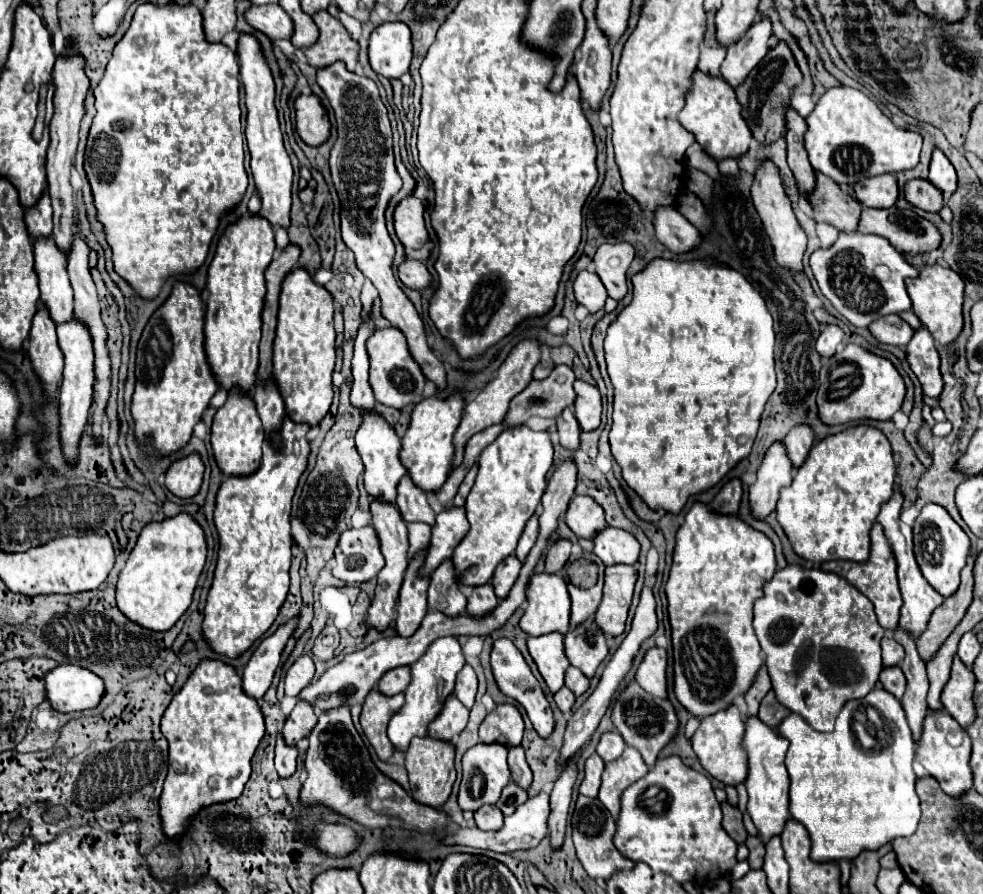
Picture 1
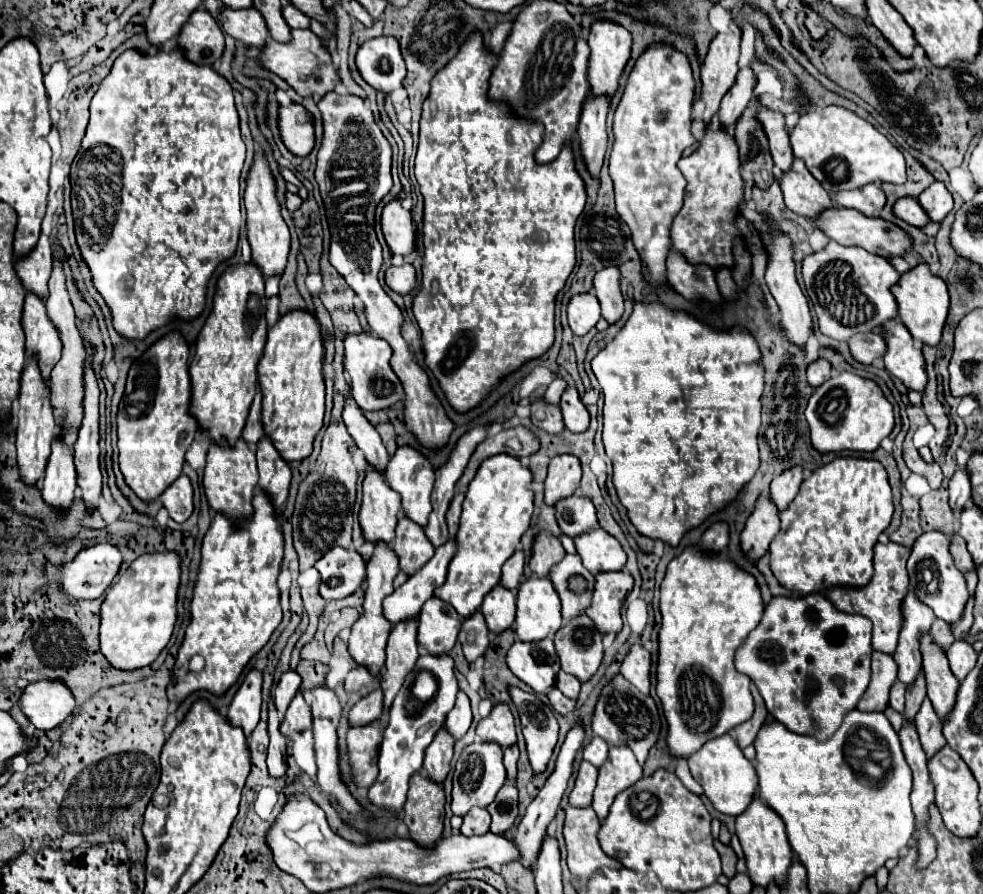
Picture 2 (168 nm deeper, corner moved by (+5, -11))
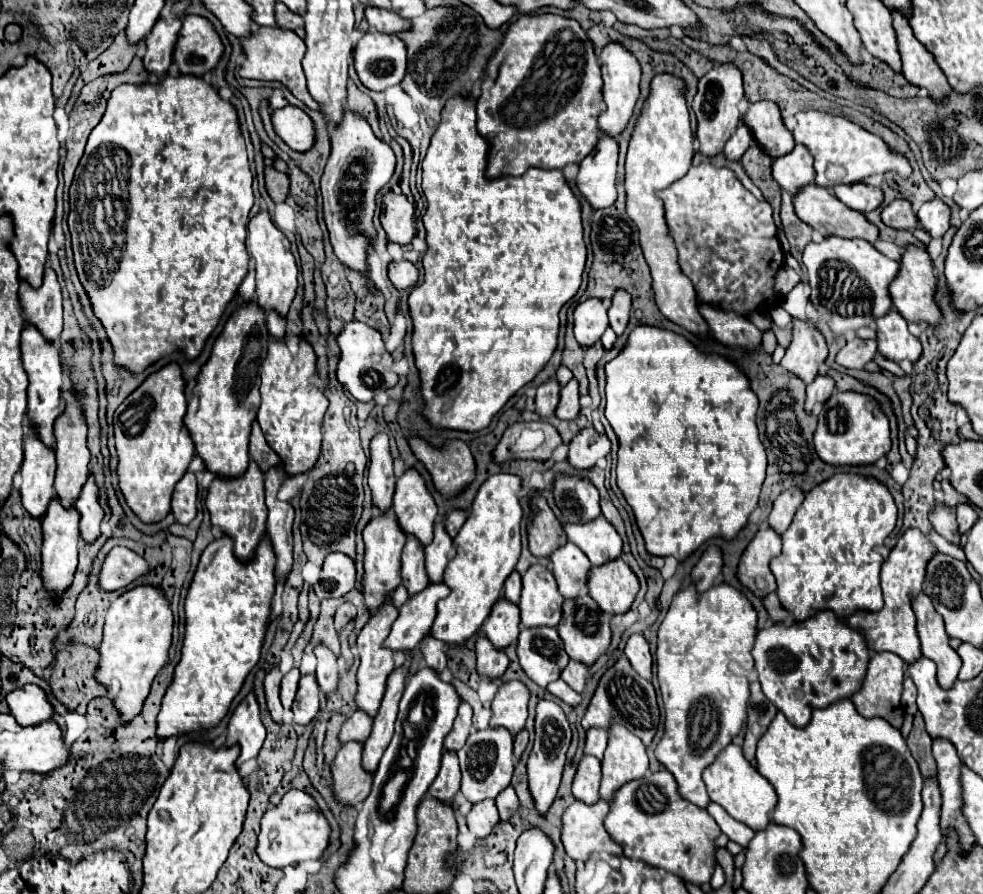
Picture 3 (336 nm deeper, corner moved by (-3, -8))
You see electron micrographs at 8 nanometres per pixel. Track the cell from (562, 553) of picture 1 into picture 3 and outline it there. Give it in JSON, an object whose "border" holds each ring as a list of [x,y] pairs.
{"border":[[[537,498],[535,504],[537,504],[539,512],[533,518],[533,522],[529,522],[529,526],[527,526],[529,550],[537,558],[549,558],[551,552],[555,552],[557,548],[561,548],[567,542],[567,534],[563,532],[563,526],[551,512],[545,498]]]}

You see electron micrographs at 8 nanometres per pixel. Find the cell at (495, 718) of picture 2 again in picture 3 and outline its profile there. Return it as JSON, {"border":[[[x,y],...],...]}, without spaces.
{"border":[[[505,682],[499,686],[493,698],[493,716],[491,728],[507,728],[513,736],[517,736],[525,728],[527,720],[527,702],[529,690],[521,682]]]}

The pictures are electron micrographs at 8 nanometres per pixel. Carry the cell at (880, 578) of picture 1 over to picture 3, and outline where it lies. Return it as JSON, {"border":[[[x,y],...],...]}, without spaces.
{"border":[[[915,528],[907,530],[899,542],[893,546],[893,550],[889,552],[889,556],[885,558],[883,566],[881,566],[881,588],[883,588],[883,608],[879,612],[865,612],[865,610],[857,610],[851,616],[847,616],[847,624],[855,630],[861,630],[869,644],[871,650],[875,652],[893,652],[897,656],[901,656],[907,664],[917,660],[921,656],[921,648],[919,648],[919,636],[915,630],[915,612],[911,608],[911,600],[921,594],[921,584],[925,578],[925,564],[927,560],[931,560],[931,556],[937,552],[935,546],[929,544],[927,536]]]}

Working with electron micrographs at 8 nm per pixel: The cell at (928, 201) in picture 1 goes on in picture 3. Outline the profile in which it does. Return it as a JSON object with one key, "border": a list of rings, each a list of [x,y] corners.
{"border":[[[895,200],[895,202],[891,202],[881,212],[881,218],[883,218],[883,222],[887,226],[899,228],[899,230],[915,230],[915,228],[921,226],[909,200]]]}

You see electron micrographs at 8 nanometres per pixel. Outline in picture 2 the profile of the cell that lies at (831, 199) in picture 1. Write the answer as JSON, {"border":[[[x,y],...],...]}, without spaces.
{"border":[[[793,159],[791,167],[779,179],[785,205],[807,219],[817,217],[823,209],[831,207],[829,193],[819,187],[819,181],[807,171],[801,159]]]}

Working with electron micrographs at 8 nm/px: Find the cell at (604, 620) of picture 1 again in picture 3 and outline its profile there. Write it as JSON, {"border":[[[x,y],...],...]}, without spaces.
{"border":[[[621,558],[603,566],[593,566],[589,572],[589,596],[611,616],[625,614],[637,592],[639,578]]]}

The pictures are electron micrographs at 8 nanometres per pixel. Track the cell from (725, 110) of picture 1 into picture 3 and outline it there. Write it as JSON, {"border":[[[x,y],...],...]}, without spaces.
{"border":[[[701,162],[699,166],[691,166],[689,172],[671,184],[671,188],[667,188],[665,192],[661,192],[661,198],[665,202],[665,220],[667,220],[667,226],[671,230],[671,236],[675,240],[675,246],[679,250],[679,264],[681,264],[681,270],[689,276],[689,280],[693,282],[695,290],[697,290],[697,296],[701,302],[709,302],[709,304],[715,304],[719,308],[725,308],[725,310],[735,310],[737,314],[747,314],[749,310],[757,310],[757,308],[769,308],[773,304],[779,304],[781,298],[773,292],[773,276],[775,272],[783,266],[783,250],[781,250],[781,244],[779,244],[779,238],[777,238],[777,228],[775,228],[775,222],[773,222],[773,216],[771,216],[771,206],[765,204],[765,202],[759,202],[735,176],[733,170],[729,168],[717,168],[713,166],[711,162]]]}

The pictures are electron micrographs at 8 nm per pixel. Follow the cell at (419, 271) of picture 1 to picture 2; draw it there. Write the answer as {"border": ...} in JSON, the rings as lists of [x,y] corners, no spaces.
{"border":[[[403,263],[401,267],[391,265],[385,273],[385,283],[387,287],[391,287],[395,293],[399,295],[407,295],[409,291],[413,291],[413,287],[417,285],[417,275],[415,269],[409,263]]]}

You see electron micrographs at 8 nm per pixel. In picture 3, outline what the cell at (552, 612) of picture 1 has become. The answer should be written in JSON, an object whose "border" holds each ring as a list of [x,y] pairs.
{"border":[[[531,566],[523,574],[523,592],[519,600],[521,624],[525,628],[555,628],[561,620],[563,598],[557,590],[557,580],[553,572],[545,566]]]}

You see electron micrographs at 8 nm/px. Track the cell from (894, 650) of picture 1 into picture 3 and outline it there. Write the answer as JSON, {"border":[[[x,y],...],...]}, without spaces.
{"border":[[[875,652],[871,656],[867,676],[863,680],[863,688],[855,696],[851,696],[851,702],[865,718],[879,716],[879,718],[885,718],[887,722],[891,722],[895,728],[901,728],[901,722],[903,722],[903,708],[901,708],[903,674],[905,674],[905,664],[903,664],[903,660],[899,660],[899,656],[895,656],[891,652],[881,652],[881,654]]]}

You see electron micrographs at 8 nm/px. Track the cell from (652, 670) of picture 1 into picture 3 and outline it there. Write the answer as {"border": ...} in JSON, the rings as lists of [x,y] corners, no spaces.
{"border":[[[633,634],[633,636],[627,640],[625,656],[629,658],[631,666],[635,668],[635,672],[637,672],[639,676],[643,676],[645,680],[651,680],[651,664],[653,664],[653,658],[651,658],[647,640],[645,640],[641,634]]]}

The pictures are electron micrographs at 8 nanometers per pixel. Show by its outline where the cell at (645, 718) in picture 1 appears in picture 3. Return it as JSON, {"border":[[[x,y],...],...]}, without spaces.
{"border":[[[621,656],[615,666],[611,666],[599,682],[597,692],[591,698],[591,704],[583,716],[583,728],[609,728],[611,722],[617,722],[621,726],[625,726],[629,732],[633,732],[635,736],[641,738],[641,742],[645,746],[651,744],[657,726],[659,726],[659,706],[657,706],[657,696],[655,696],[655,688],[651,682],[643,680],[629,664],[629,660],[625,656]]]}

